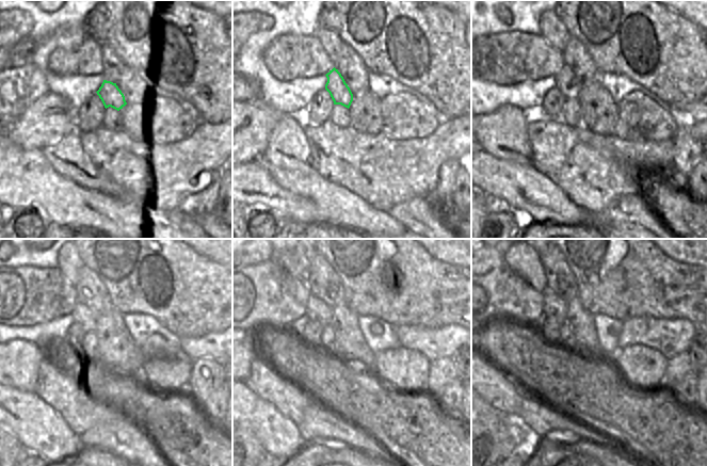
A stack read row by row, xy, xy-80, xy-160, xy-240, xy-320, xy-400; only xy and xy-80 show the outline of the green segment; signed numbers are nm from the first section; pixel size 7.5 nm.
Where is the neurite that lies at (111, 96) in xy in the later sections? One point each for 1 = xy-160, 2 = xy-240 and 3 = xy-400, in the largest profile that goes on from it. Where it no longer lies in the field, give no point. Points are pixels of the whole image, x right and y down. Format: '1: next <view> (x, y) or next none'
1: next xy-160 (566, 81)
2: next xy-240 (84, 317)
3: next xy-400 (553, 306)

